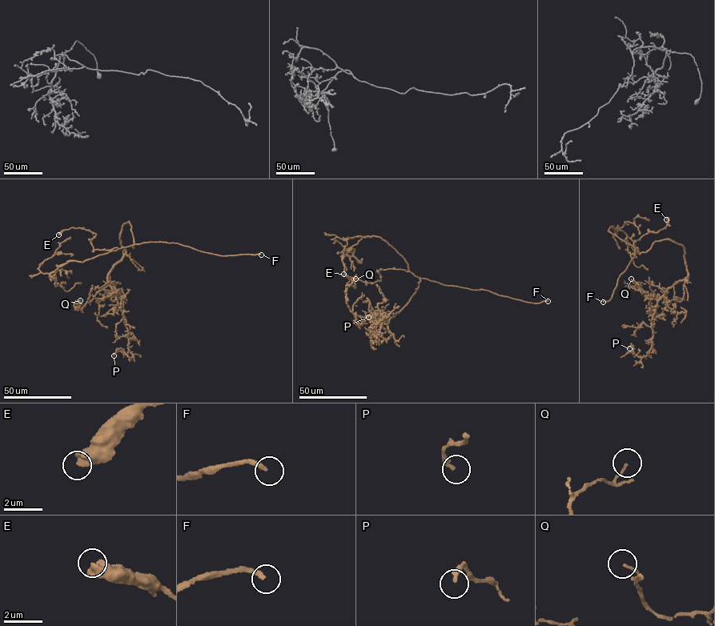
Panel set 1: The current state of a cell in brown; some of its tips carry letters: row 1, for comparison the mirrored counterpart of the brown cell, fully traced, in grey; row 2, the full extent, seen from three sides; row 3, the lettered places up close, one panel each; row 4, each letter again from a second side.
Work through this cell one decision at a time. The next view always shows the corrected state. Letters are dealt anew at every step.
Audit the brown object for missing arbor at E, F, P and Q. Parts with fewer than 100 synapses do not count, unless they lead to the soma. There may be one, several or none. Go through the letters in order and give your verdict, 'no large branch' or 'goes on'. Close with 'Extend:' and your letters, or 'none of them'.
E: no large branch
F: goes on
P: no large branch
Q: no large branch
Extend: F

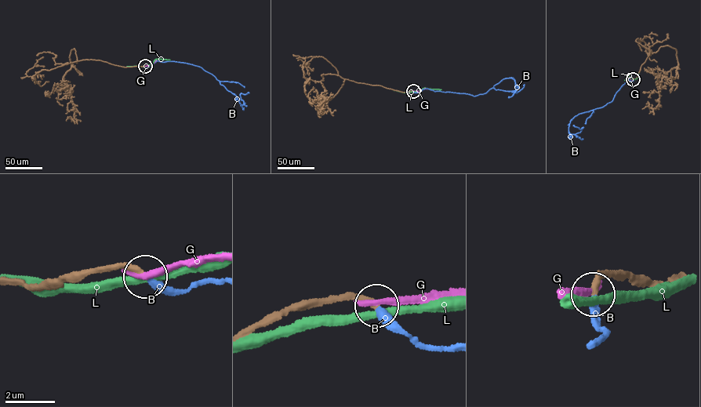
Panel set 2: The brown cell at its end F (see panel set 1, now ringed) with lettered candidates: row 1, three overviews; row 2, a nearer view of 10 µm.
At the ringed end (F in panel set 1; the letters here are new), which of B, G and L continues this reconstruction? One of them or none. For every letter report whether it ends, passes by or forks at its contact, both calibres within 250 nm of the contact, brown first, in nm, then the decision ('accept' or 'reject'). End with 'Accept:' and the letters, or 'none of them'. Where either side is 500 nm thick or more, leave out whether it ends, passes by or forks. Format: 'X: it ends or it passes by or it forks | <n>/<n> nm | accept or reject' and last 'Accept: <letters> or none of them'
B: it ends | 240/300 nm | accept
G: it ends | 280/280 nm | reject
L: it passes by | 240/280 nm | reject
Accept: B

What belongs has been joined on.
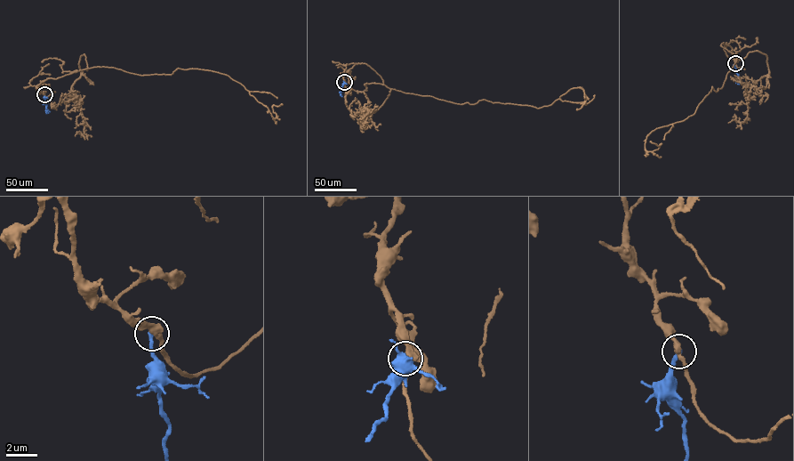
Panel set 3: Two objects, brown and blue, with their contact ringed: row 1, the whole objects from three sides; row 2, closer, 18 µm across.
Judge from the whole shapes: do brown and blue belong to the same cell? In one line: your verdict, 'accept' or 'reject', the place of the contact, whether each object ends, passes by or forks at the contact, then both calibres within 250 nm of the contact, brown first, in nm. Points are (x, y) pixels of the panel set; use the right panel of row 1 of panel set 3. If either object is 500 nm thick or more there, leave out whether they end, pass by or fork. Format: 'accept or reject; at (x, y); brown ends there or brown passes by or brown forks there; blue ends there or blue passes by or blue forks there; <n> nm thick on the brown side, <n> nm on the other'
reject; at (735, 63); brown passes by; blue ends there; 360 nm thick on the brown side, 280 nm on the other

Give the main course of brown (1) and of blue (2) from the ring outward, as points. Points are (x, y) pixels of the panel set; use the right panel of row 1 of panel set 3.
1: (735, 63), (722, 44), (737, 57), (722, 87), (649, 133), (645, 150), (657, 149), (650, 141)
2: (735, 63), (738, 80), (735, 83)

